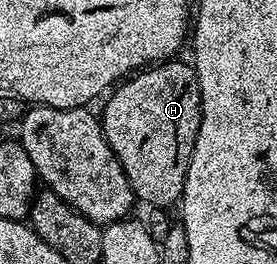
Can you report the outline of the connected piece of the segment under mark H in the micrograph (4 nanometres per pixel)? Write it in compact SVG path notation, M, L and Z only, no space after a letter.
M180 60L162 61L129 76L123 83L117 84L103 102L104 134L118 163L122 163L122 171L126 171L135 200L165 207L172 207L184 196L186 175L200 126L200 88L196 67Z

